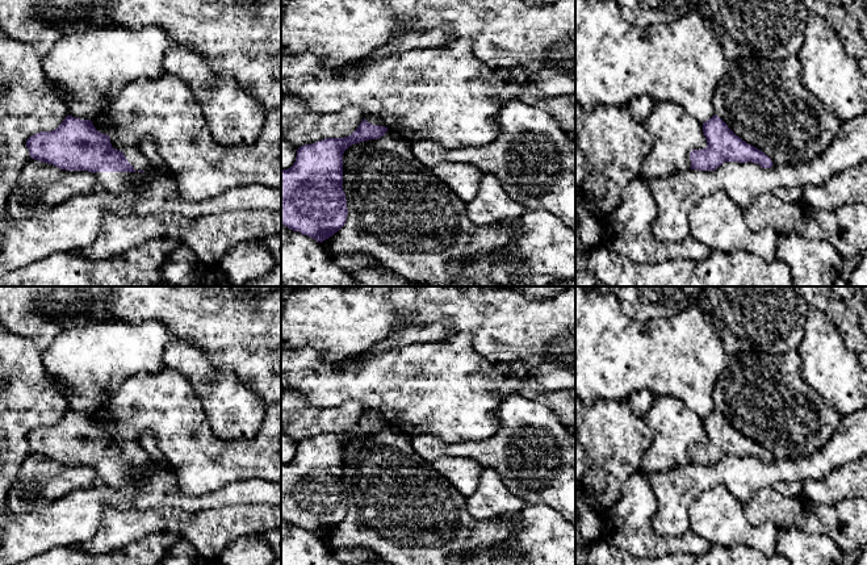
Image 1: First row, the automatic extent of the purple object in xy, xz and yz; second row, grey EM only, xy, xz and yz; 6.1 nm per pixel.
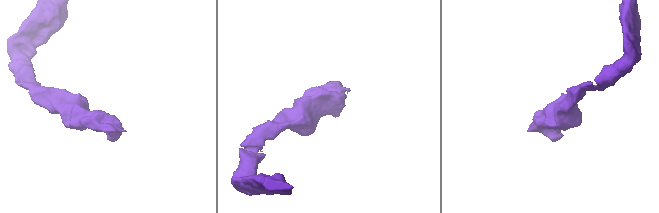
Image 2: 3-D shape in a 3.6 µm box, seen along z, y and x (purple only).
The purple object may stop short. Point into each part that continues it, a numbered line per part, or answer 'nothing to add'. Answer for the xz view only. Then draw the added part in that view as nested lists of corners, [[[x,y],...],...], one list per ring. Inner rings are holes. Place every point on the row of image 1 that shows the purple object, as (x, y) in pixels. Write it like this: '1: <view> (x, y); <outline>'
nothing to add

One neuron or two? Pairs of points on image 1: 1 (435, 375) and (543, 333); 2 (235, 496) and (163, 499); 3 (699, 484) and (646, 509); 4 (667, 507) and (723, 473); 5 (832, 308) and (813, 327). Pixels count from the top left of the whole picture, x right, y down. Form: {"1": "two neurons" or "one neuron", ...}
{"1": "two neurons", "2": "one neuron", "3": "two neurons", "4": "one neuron", "5": "two neurons"}

